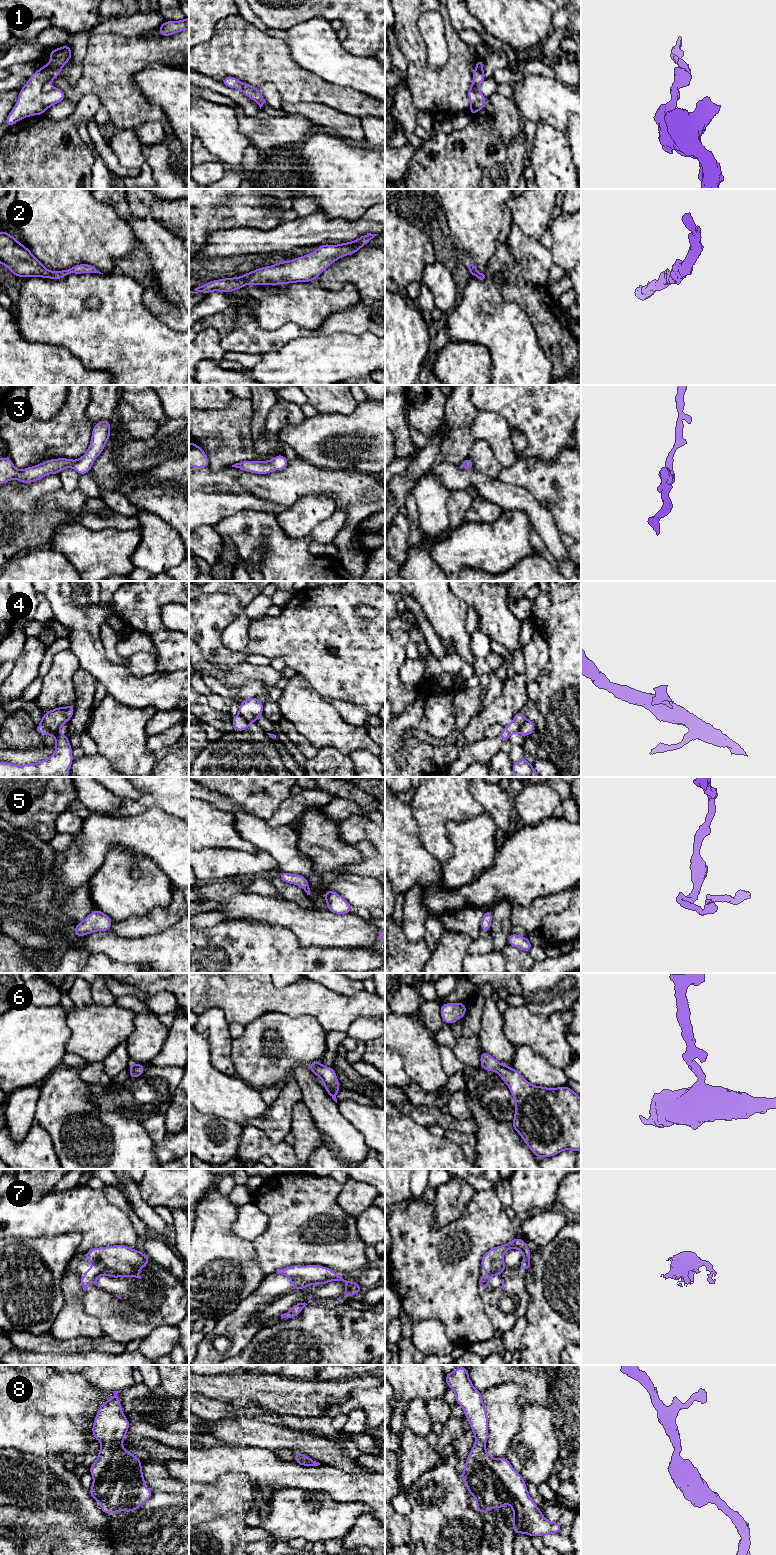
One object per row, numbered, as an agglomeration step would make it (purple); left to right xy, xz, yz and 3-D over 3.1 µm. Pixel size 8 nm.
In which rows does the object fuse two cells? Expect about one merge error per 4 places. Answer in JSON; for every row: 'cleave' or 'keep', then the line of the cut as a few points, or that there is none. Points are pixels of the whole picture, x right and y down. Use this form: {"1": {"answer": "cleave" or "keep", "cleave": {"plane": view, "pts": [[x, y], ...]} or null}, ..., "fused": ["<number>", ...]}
{"1": {"answer": "keep", "cleave": null}, "2": {"answer": "keep", "cleave": null}, "3": {"answer": "keep", "cleave": null}, "4": {"answer": "cleave", "cleave": {"plane": "xy", "pts": [[41, 721], [51, 731], [58, 731]]}}, "5": {"answer": "keep", "cleave": null}, "6": {"answer": "keep", "cleave": null}, "7": {"answer": "keep", "cleave": null}, "8": {"answer": "keep", "cleave": null}, "fused": ["4"]}

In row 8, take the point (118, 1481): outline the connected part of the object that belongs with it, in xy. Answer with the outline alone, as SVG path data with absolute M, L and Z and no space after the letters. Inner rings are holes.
M113 1391L114 1395L100 1404L92 1427L92 1435L102 1445L97 1460L89 1467L93 1477L89 1493L101 1504L104 1514L135 1511L152 1496L150 1487L143 1488L142 1461L122 1445L130 1423L117 1398L121 1391Z

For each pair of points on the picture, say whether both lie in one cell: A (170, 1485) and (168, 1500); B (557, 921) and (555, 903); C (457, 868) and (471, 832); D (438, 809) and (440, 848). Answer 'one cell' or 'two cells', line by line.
A: two cells
B: two cells
C: one cell
D: one cell

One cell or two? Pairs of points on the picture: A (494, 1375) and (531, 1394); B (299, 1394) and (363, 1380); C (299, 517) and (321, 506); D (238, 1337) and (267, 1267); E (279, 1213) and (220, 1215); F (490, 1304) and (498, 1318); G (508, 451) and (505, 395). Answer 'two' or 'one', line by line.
A: one
B: one
C: one
D: two
E: two
F: one
G: two

